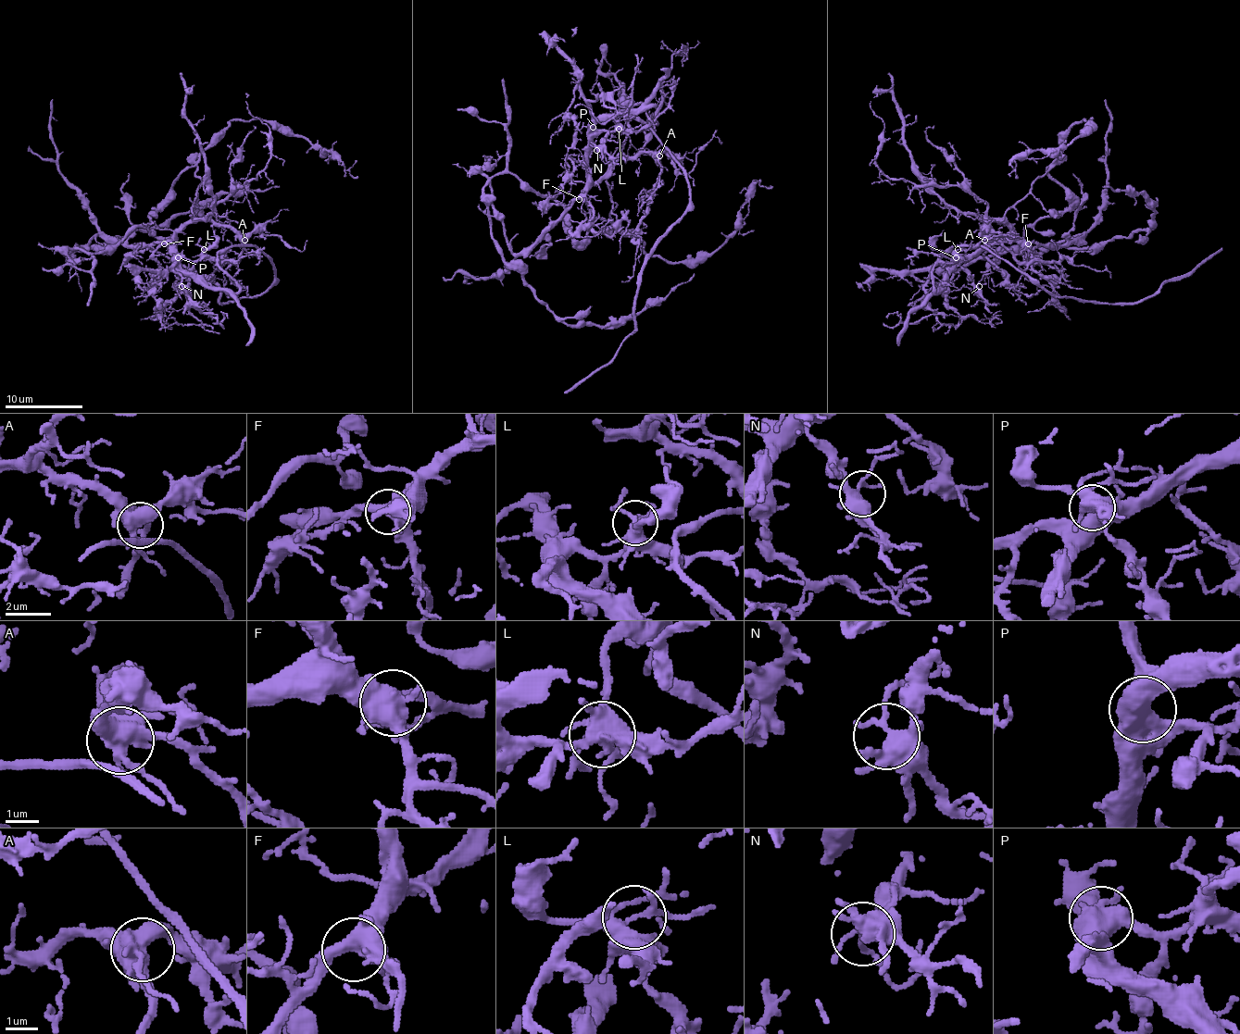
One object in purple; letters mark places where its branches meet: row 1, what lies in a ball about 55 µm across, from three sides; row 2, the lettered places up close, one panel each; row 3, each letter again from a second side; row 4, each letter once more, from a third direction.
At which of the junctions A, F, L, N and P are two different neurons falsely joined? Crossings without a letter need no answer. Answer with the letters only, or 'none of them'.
none of them

